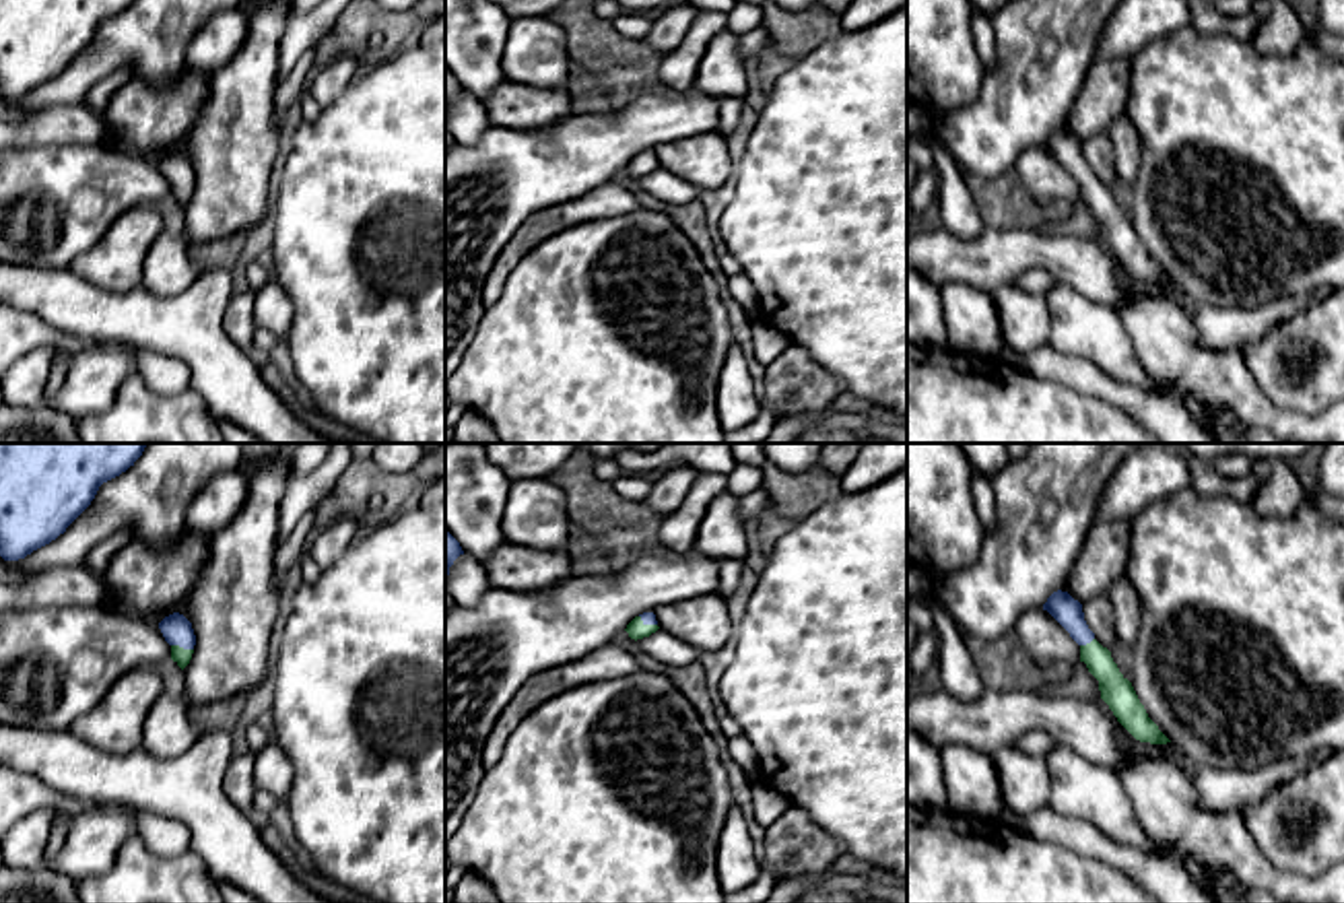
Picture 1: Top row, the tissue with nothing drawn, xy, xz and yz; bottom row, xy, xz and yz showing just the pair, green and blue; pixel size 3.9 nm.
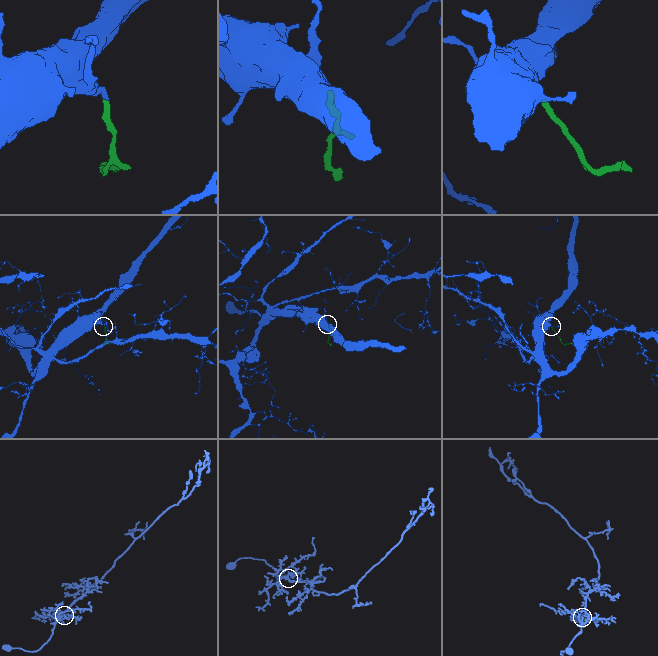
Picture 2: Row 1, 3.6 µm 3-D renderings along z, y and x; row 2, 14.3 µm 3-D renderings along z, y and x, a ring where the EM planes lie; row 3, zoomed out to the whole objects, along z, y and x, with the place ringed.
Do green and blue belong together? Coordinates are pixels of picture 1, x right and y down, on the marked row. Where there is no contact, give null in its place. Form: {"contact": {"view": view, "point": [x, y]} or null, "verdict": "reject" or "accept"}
{"contact": {"view": "xy", "point": [182, 648]}, "verdict": "accept"}

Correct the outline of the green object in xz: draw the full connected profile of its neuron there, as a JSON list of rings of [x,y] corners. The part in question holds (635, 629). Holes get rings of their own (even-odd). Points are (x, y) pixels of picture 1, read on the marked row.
[[[643,612],[639,616],[635,616],[629,625],[627,625],[627,633],[631,639],[643,639],[643,637],[649,637],[651,633],[656,633],[660,627],[658,627],[658,621],[656,621],[656,614],[653,612]]]

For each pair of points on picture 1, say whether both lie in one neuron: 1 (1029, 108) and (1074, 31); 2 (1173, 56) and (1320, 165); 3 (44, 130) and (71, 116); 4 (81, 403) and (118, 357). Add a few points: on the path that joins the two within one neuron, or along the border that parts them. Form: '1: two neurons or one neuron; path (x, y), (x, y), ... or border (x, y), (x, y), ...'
1: one neuron; path (1044, 89), (1068, 64), (1074, 50)
2: one neuron; path (1211, 93), (1283, 165)
3: one neuron; path (50, 126), (64, 122)
4: one neuron; path (85, 392), (108, 368)

